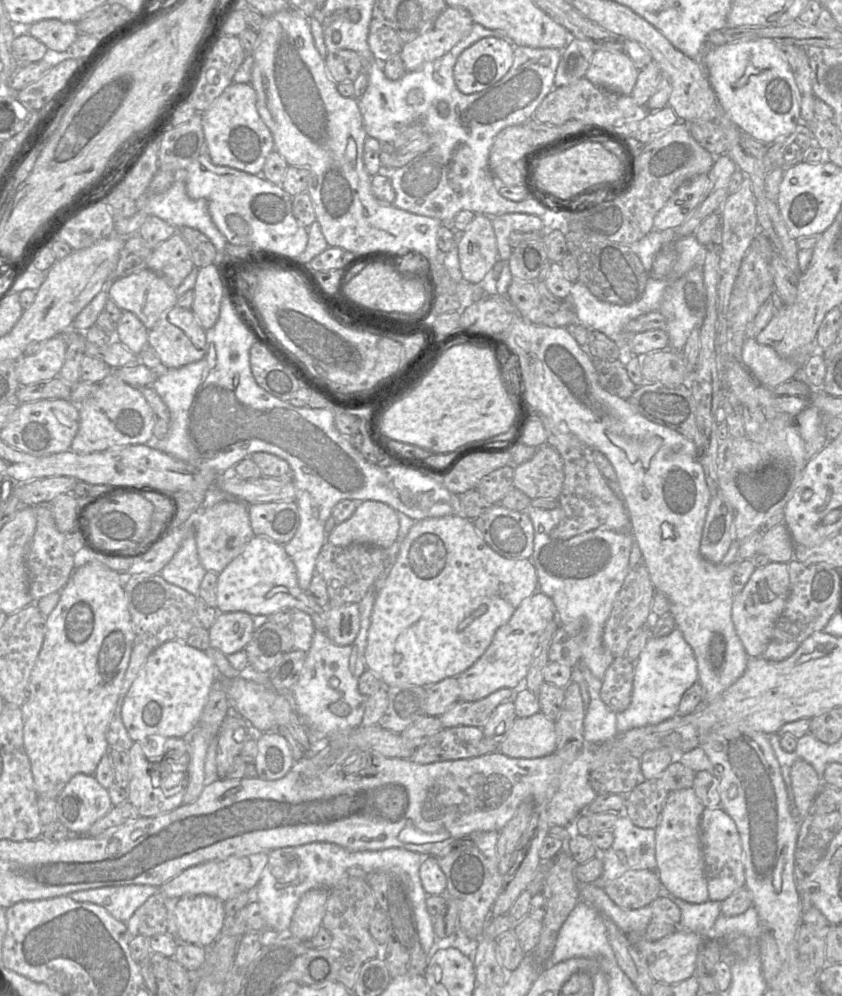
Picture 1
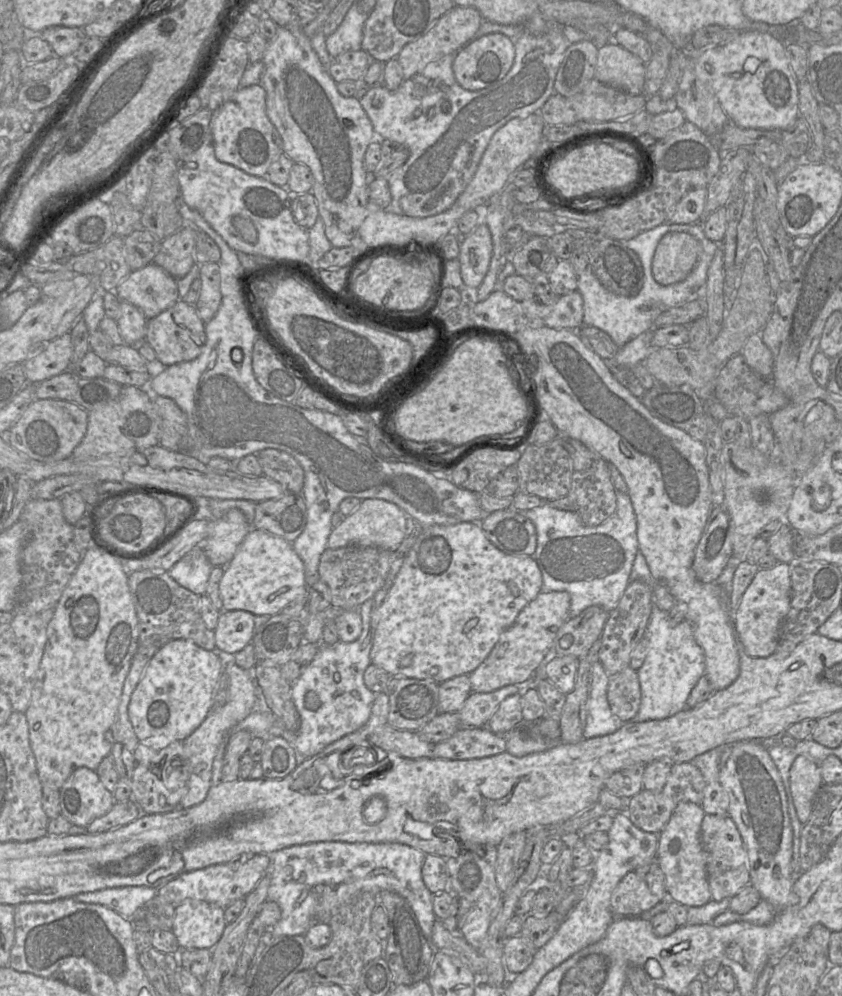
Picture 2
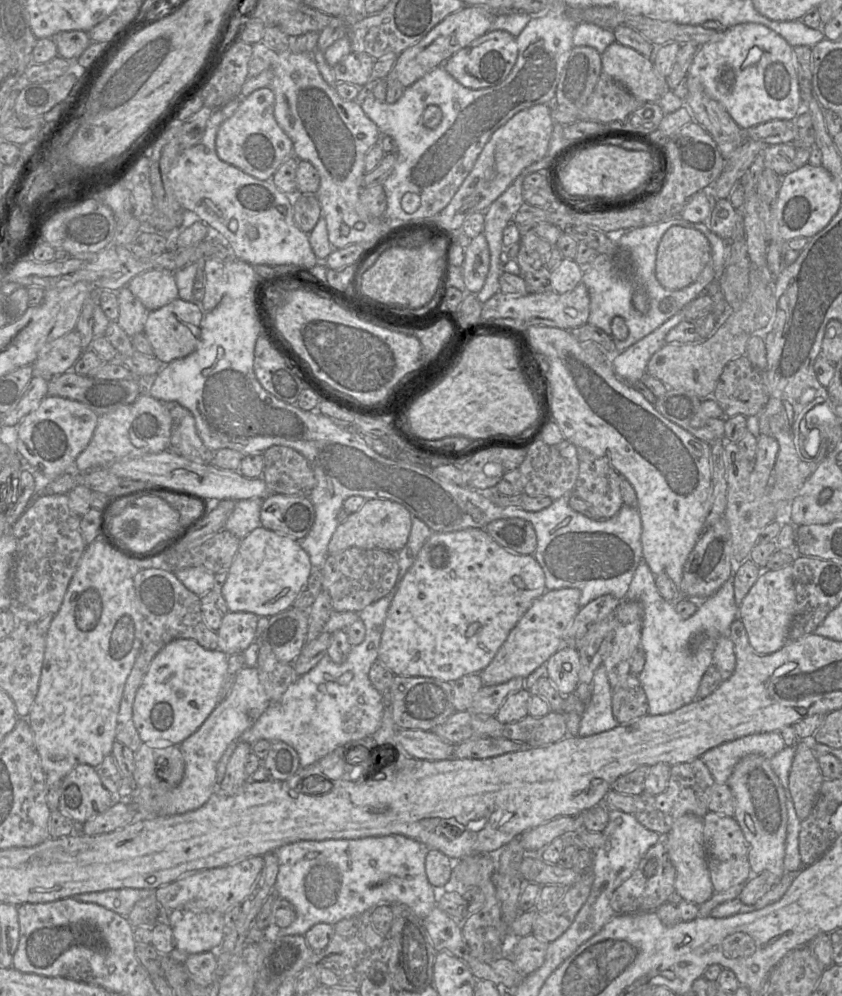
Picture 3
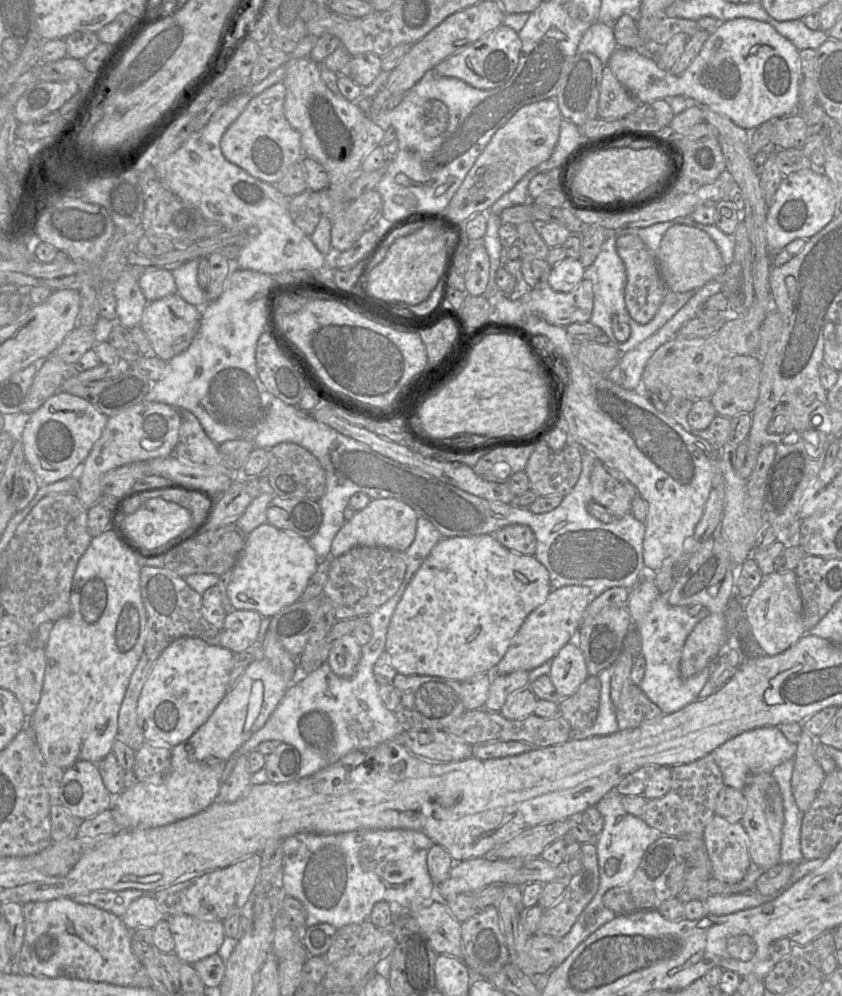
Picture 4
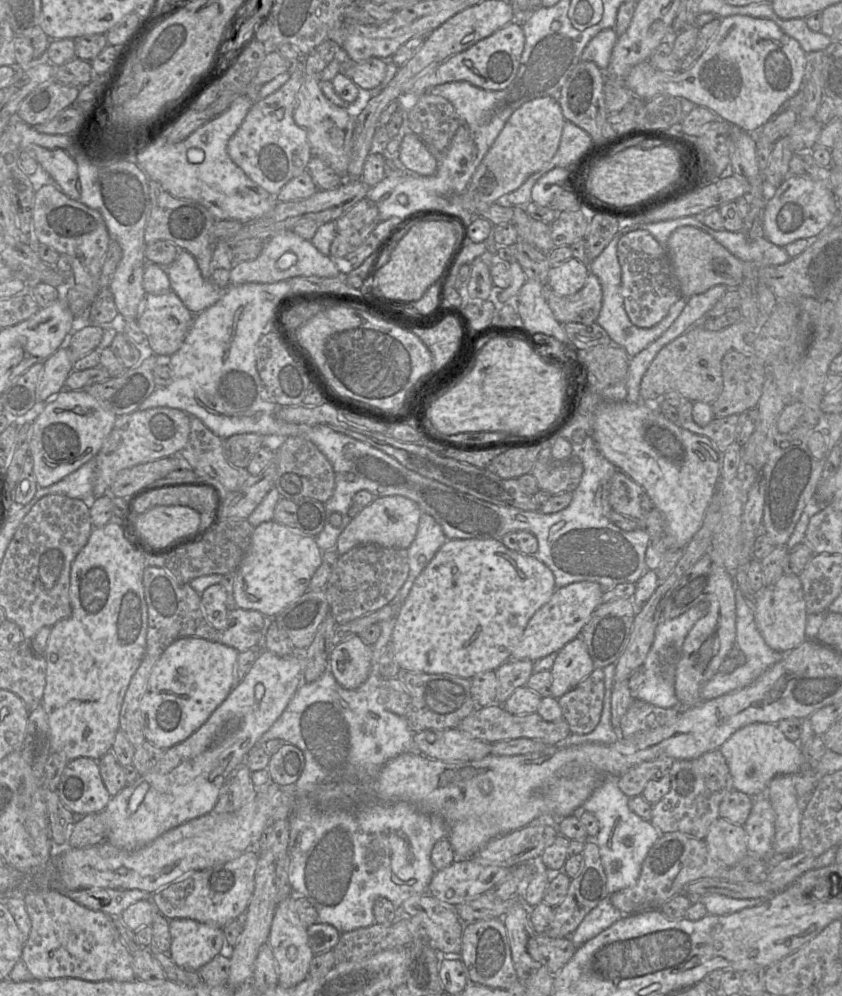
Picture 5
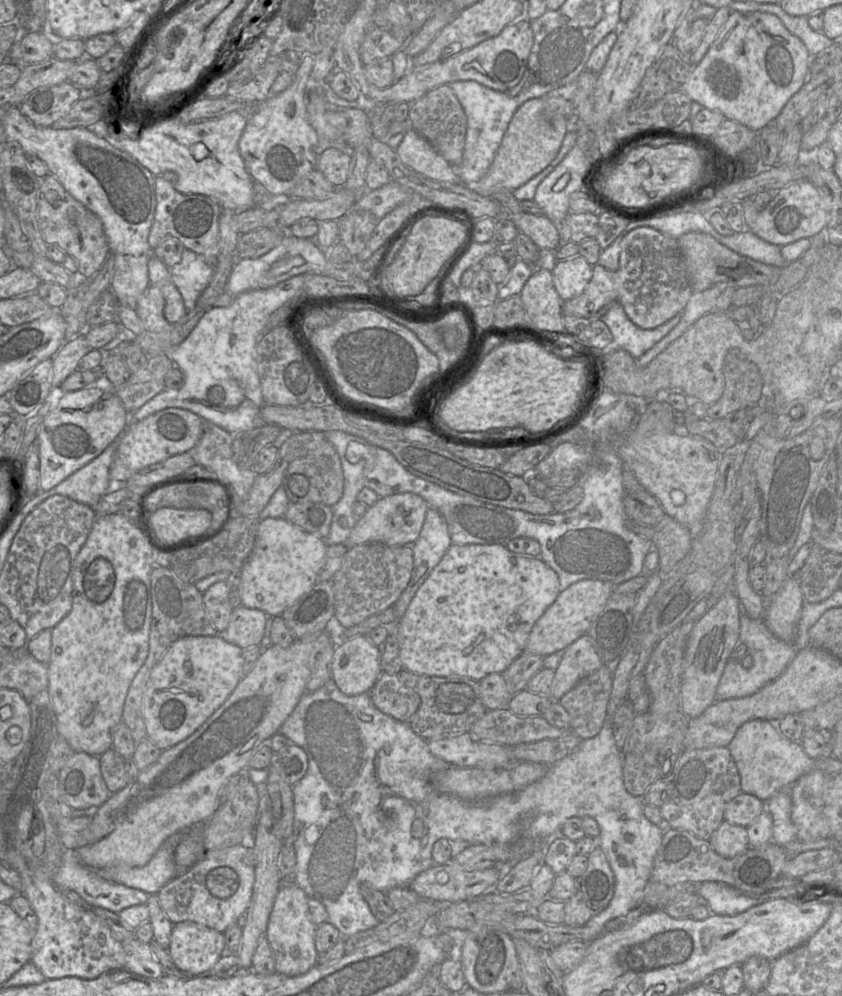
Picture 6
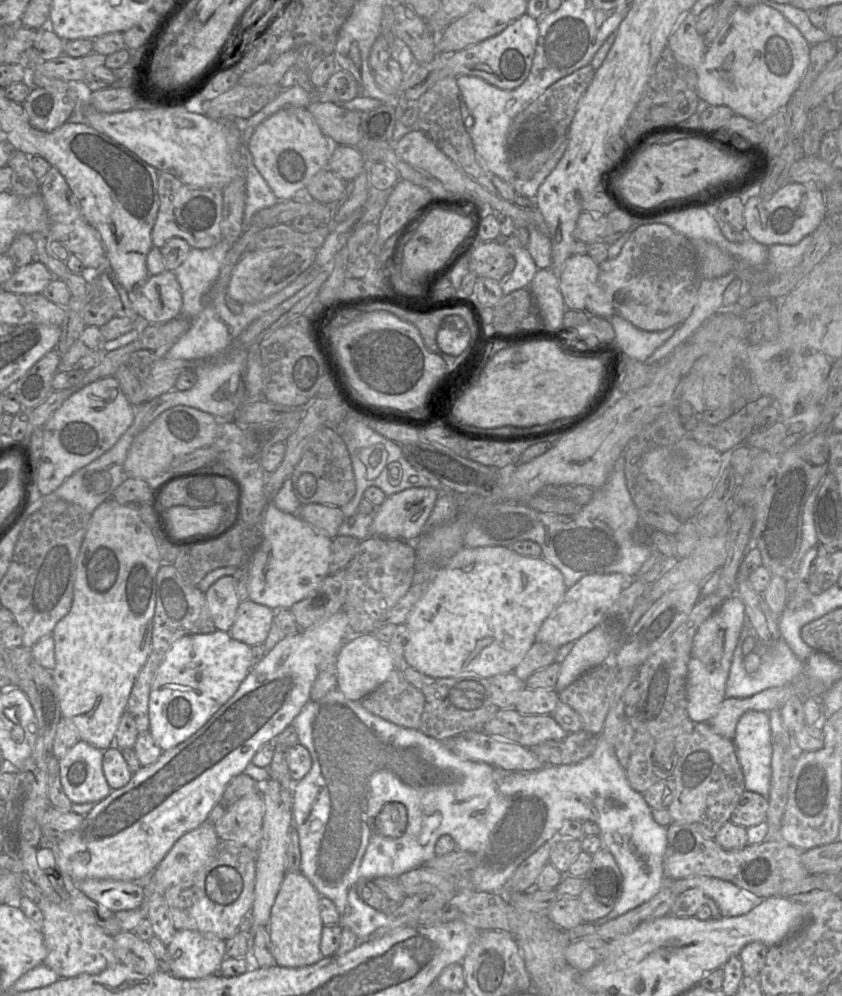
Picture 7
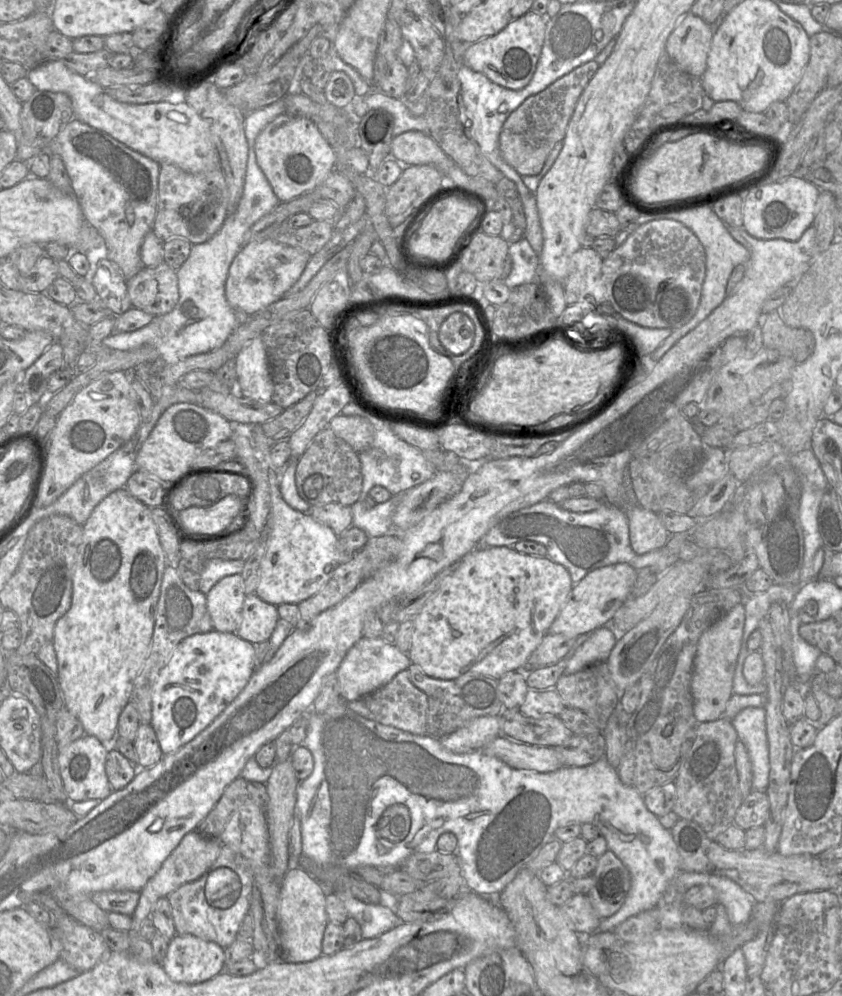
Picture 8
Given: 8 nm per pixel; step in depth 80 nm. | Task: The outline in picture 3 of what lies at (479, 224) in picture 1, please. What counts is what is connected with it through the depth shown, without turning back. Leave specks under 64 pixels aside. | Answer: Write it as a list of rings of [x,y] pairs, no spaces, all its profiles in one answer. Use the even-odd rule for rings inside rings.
[[[484,233],[471,239],[464,253],[465,260],[462,266],[464,283],[469,292],[478,294],[490,267],[490,251]]]

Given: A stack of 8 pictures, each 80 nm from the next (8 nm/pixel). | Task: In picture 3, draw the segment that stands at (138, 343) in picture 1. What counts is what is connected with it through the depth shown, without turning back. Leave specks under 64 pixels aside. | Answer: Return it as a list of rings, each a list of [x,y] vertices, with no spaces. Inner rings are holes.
[[[127,287],[117,292],[117,300],[119,306],[117,324],[130,338],[142,333],[148,311],[141,301]]]

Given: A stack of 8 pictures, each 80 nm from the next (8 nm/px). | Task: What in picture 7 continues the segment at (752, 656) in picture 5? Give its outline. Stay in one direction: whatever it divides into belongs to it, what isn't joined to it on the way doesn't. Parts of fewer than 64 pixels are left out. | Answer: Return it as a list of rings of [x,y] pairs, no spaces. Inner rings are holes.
[[[745,615],[744,626],[740,632],[739,639],[733,652],[729,676],[726,682],[726,698],[747,698],[766,689],[789,684],[799,678],[803,671],[804,663],[798,659],[783,638],[780,637],[770,645],[760,644],[757,639],[757,647],[755,651],[752,652],[758,653],[761,664],[755,673],[747,673],[743,663],[745,656],[742,652],[742,644],[743,641],[752,633],[753,629]]]

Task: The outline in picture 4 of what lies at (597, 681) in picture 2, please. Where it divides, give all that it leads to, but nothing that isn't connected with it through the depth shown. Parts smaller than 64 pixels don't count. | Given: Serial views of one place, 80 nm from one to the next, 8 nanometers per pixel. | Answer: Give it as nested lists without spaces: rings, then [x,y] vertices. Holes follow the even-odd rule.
[[[611,666],[605,668],[598,674],[601,690],[597,718],[590,728],[583,731],[572,730],[572,739],[581,740],[593,736],[607,736],[619,731],[615,707],[610,697],[611,677]]]

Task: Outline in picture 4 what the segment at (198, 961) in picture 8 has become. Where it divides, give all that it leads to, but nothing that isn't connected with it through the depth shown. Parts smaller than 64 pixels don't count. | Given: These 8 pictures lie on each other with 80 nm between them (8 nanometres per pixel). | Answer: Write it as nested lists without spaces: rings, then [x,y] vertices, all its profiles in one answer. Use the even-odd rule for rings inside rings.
[[[170,915],[166,917],[174,941],[173,953],[183,962],[193,965],[197,961],[218,953],[221,946],[224,948],[230,943],[224,933],[223,922],[216,919],[201,919],[188,915]]]

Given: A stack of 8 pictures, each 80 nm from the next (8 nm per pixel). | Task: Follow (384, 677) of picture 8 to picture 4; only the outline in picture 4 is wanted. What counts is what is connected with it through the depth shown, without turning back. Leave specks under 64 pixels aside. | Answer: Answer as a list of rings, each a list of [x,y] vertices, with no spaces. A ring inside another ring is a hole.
[[[352,634],[344,635],[331,648],[327,663],[334,674],[341,678],[351,678],[360,661],[362,646]]]

